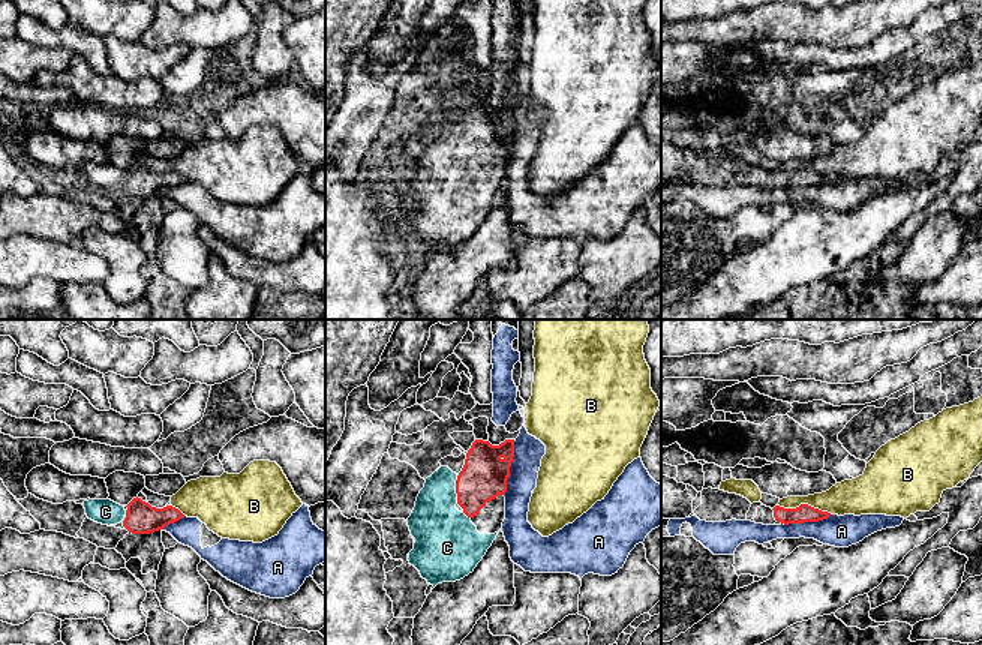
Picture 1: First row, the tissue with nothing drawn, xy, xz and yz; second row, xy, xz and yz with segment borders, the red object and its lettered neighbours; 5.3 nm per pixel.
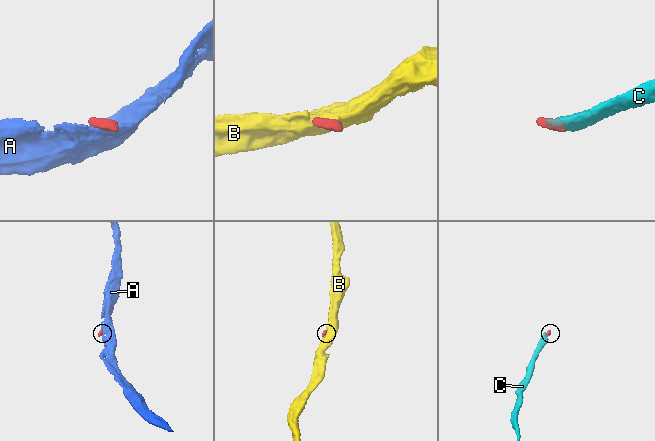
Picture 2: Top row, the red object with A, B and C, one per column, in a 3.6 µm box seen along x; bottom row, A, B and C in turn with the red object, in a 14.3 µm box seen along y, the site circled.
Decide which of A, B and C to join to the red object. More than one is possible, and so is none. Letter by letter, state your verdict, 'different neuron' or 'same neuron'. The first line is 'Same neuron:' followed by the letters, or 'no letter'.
Same neuron: C
A: different neuron
B: different neuron
C: same neuron

